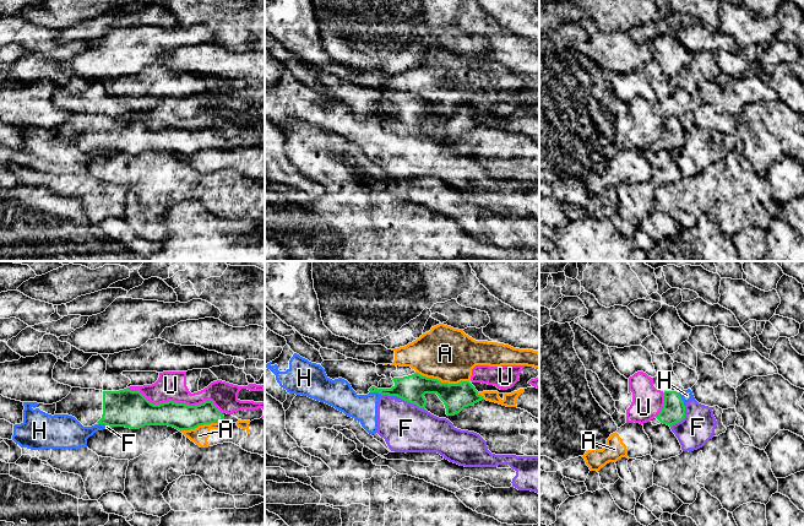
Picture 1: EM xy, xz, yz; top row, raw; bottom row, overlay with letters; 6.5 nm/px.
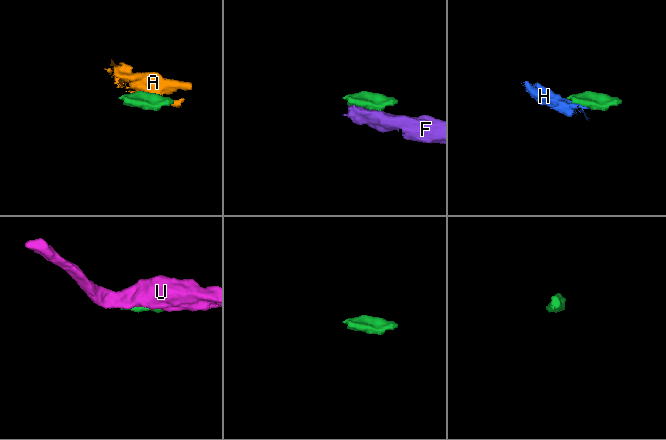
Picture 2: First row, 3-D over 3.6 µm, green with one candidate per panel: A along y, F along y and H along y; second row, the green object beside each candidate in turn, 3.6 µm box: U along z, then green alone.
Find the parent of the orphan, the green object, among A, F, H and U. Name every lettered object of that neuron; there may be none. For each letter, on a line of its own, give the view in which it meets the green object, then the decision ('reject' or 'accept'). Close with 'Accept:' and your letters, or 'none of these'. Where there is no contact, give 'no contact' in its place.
A: contact in xz; reject
F: contact in yz; reject
H: contact in yz; reject
U: contact in xy; reject
Accept: none of these

